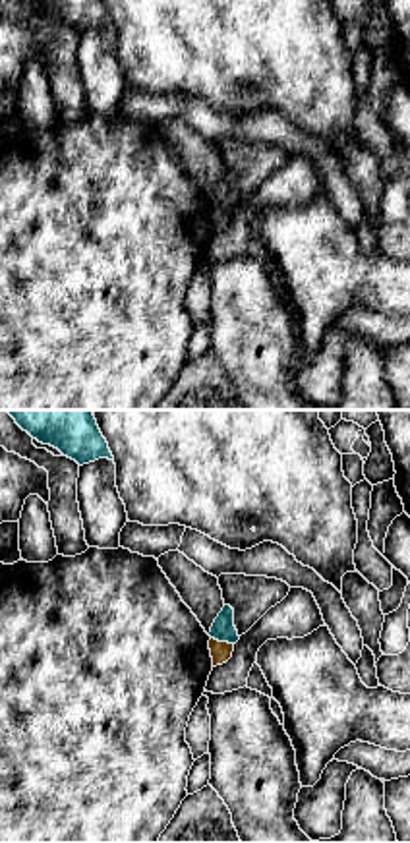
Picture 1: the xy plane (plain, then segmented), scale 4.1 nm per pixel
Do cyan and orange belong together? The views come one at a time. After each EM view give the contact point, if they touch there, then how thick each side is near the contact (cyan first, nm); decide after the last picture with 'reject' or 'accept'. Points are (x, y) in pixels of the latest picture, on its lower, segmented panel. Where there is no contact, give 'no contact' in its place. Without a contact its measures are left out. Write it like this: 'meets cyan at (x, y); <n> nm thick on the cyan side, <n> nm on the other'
meets cyan at (223, 640); 100 nm thick on the cyan side, 90 nm on the other

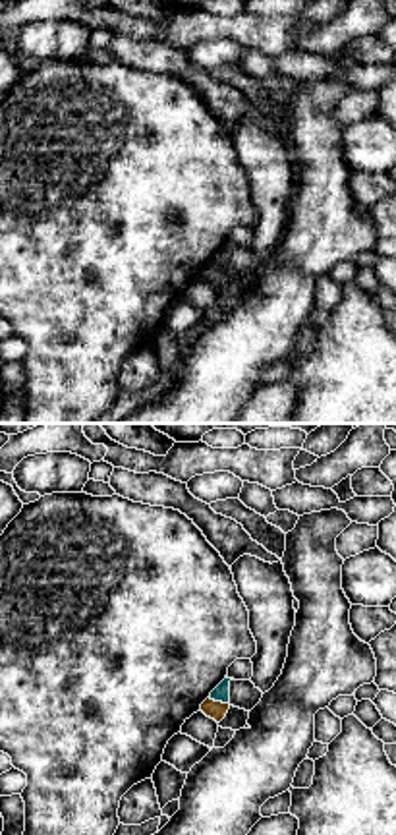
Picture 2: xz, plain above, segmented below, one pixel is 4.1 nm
meets cyan at (219, 700); 70 nm thick on the cyan side, 80 nm on the other

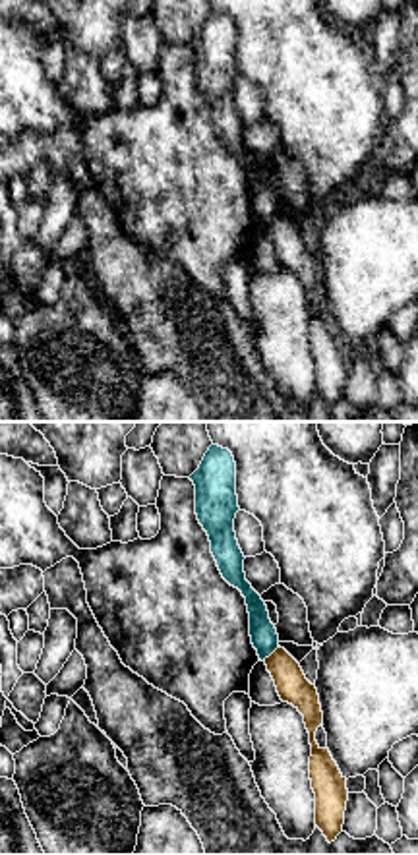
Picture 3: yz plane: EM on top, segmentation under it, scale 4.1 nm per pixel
meets cyan at (269, 654); 110 nm thick on the cyan side, 140 nm on the other

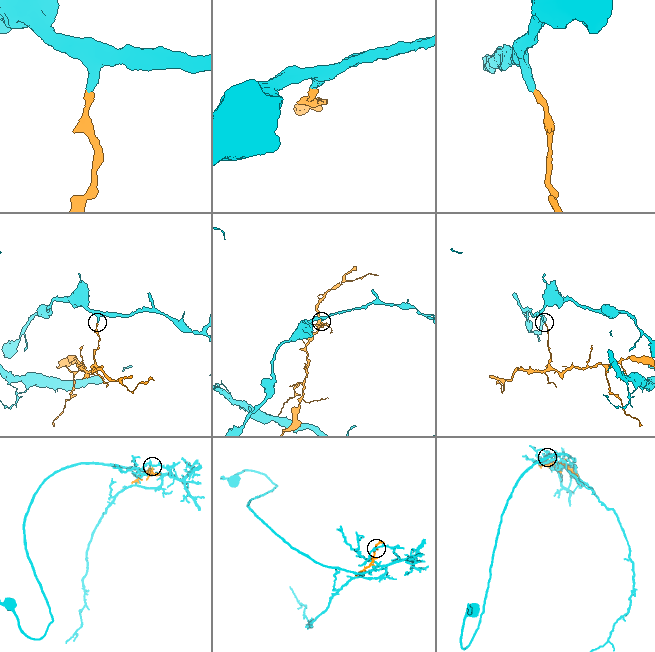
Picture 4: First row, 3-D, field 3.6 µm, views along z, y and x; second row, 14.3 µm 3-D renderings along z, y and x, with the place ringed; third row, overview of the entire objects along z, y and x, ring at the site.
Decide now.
reject

